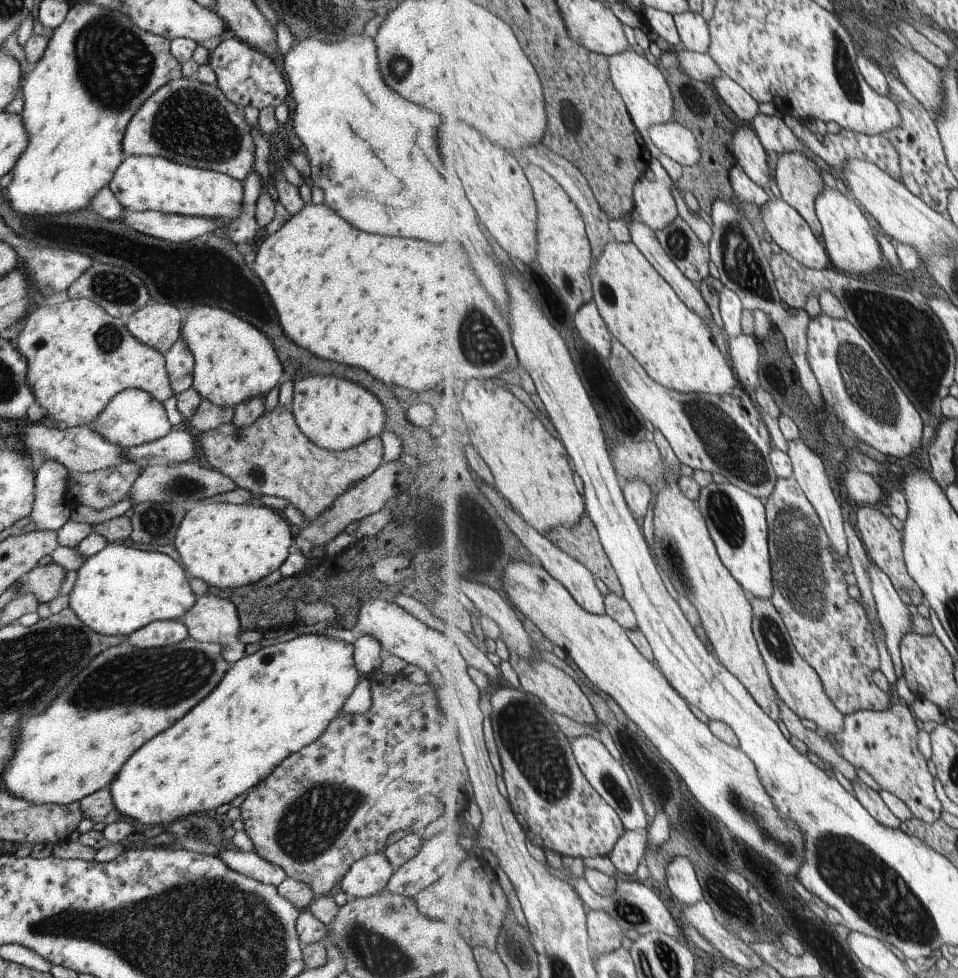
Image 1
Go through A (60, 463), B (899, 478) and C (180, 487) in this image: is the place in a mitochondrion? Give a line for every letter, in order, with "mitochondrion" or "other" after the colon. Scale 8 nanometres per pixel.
A: other
B: other
C: mitochondrion

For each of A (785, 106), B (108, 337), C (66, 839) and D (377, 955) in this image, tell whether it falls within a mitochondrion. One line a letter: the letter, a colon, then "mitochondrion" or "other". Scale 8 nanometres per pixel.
A: other
B: mitochondrion
C: other
D: mitochondrion

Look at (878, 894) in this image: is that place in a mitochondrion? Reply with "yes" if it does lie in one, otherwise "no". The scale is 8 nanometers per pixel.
yes

